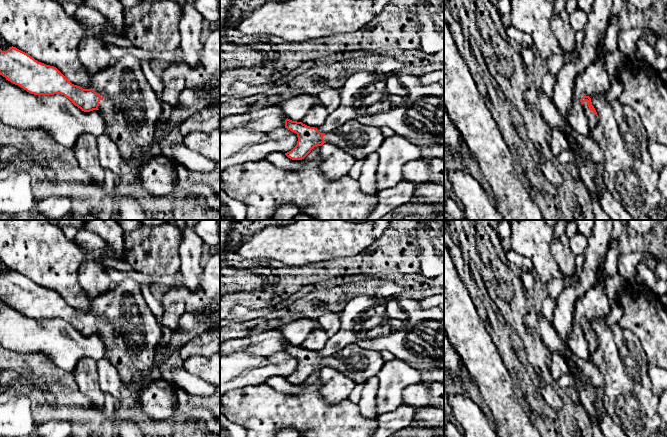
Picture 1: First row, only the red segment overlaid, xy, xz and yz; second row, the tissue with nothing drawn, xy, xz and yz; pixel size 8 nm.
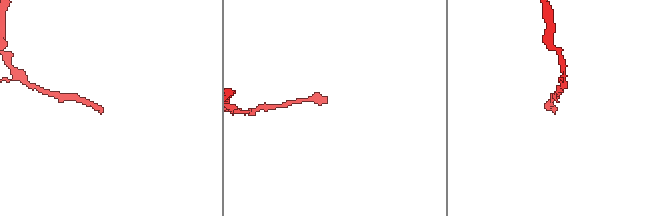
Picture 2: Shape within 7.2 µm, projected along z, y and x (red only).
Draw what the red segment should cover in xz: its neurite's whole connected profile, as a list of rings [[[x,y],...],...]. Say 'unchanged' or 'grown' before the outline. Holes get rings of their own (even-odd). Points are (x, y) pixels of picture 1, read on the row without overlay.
grown; [[[285,344],[285,352],[297,358],[297,369],[285,379],[292,384],[304,383],[316,370],[328,366],[340,371],[356,384],[367,382],[377,376],[385,361],[380,352],[362,348],[360,345],[349,345],[329,357],[320,357],[317,352],[302,346]]]

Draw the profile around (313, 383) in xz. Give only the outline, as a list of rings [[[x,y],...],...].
[[[321,370],[314,371],[311,376],[302,384],[292,384],[288,382],[284,377],[274,376],[266,380],[273,389],[289,395],[296,395],[303,391],[317,391],[321,388],[320,380]]]

